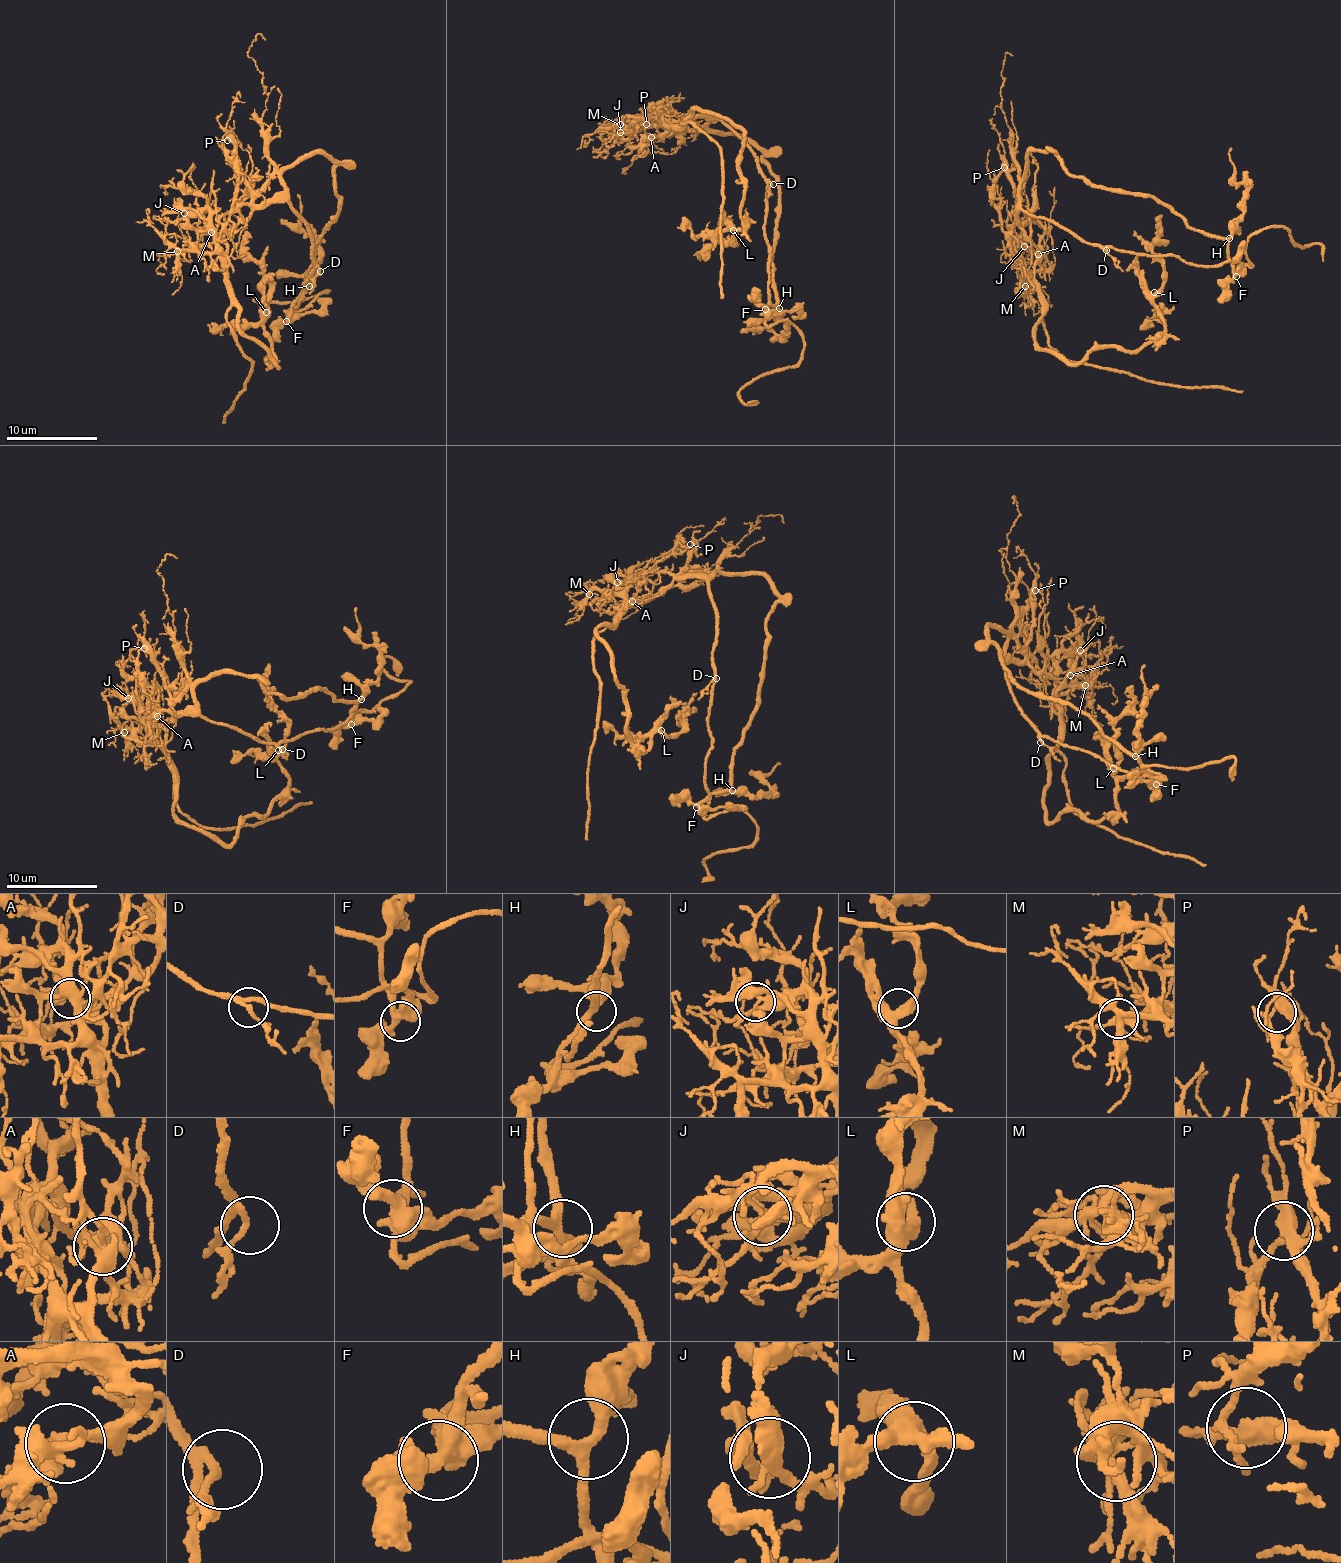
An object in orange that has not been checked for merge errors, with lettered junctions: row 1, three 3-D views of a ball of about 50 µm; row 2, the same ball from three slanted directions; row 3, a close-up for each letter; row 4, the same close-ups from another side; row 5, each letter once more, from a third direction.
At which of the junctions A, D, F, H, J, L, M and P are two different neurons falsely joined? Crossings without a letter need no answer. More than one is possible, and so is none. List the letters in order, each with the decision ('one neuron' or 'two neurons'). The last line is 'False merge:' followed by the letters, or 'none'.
A: two neurons
D: one neuron
F: one neuron
H: one neuron
J: one neuron
L: one neuron
M: one neuron
P: one neuron
False merge: A

